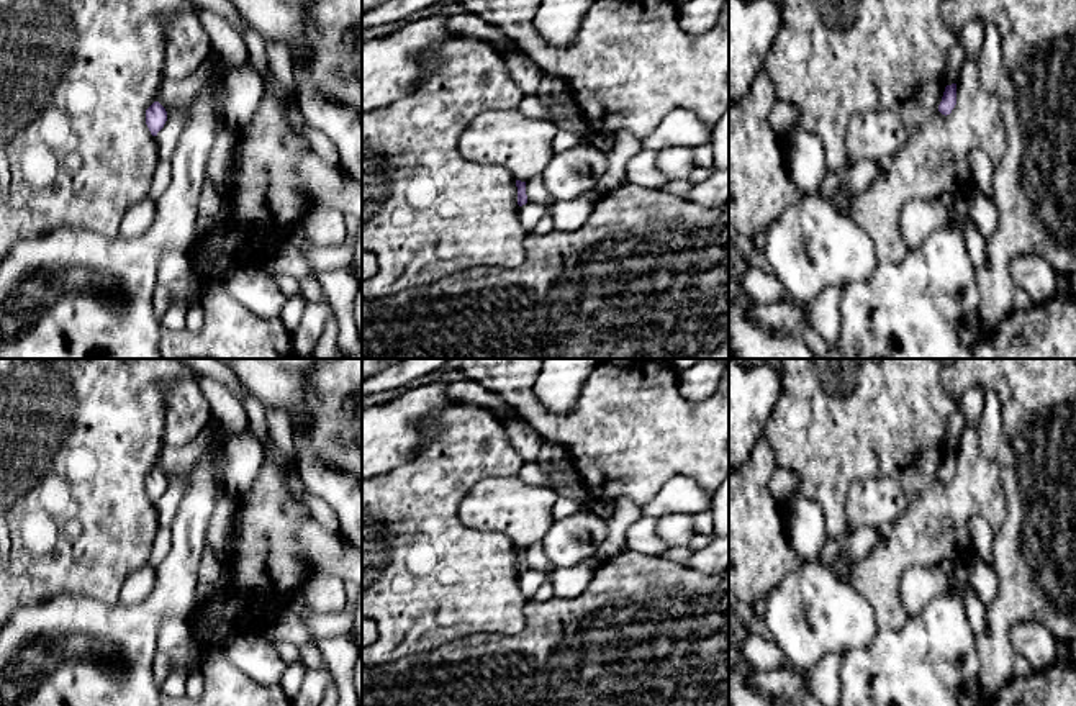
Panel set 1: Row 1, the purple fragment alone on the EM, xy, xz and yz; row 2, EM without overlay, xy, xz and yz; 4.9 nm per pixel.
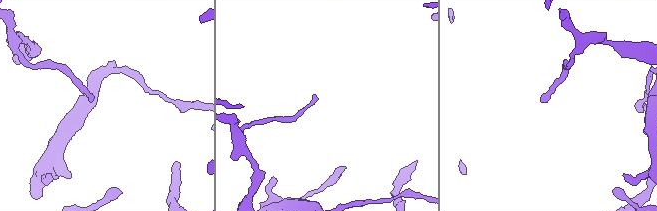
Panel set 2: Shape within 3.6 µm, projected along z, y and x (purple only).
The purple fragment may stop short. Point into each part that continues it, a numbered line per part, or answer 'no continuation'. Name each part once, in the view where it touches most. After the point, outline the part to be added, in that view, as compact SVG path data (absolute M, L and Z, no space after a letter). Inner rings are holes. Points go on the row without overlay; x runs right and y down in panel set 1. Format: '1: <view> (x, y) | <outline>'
no continuation

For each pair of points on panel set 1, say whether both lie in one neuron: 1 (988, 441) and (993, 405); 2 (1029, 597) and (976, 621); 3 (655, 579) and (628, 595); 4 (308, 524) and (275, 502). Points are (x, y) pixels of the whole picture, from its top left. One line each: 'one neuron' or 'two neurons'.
1: one neuron
2: two neurons
3: one neuron
4: two neurons

